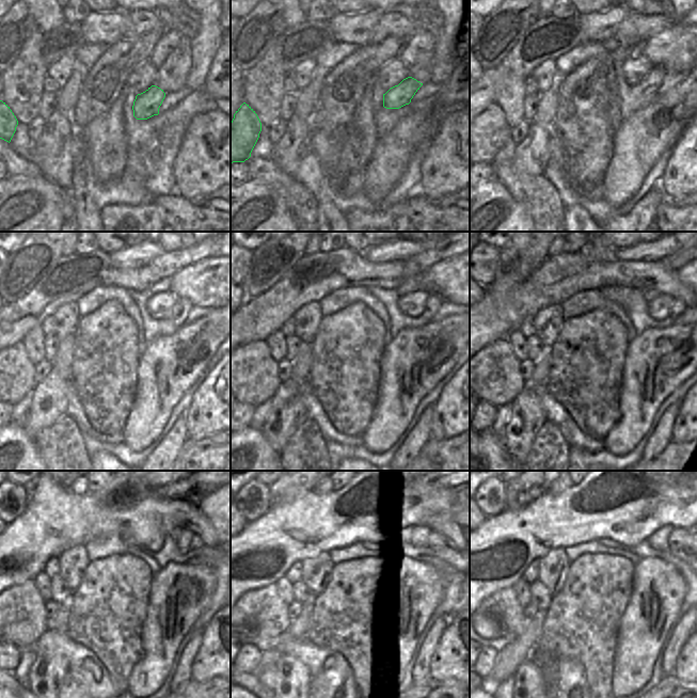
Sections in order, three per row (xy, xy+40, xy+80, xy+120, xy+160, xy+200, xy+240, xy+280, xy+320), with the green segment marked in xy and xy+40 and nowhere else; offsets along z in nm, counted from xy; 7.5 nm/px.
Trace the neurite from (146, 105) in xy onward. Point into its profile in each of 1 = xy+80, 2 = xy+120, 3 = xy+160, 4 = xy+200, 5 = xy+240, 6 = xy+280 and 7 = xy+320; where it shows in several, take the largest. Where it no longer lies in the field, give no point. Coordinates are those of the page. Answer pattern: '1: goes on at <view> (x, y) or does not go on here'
1: goes on at xy+80 (646, 90)
2: goes on at xy+120 (180, 311)
3: goes on at xy+160 (433, 302)
4: goes on at xy+200 (676, 306)
5: goes on at xy+240 (196, 542)
6: goes on at xy+280 (434, 540)
7: goes on at xy+320 (680, 539)

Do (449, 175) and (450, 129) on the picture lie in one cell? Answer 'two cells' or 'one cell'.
one cell

